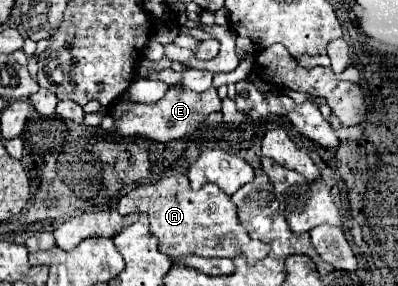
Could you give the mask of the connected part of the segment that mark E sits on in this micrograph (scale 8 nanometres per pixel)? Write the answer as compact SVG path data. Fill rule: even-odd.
M178 84L178 86L170 86L168 92L164 94L164 98L154 104L138 104L138 102L132 102L128 98L128 94L122 94L106 110L116 120L116 134L118 136L122 136L122 138L144 136L144 138L150 138L156 142L170 142L176 138L184 138L186 134L192 134L208 114L218 112L220 98L216 94L216 88L208 88L206 92L198 94L198 92L192 92L190 88Z

